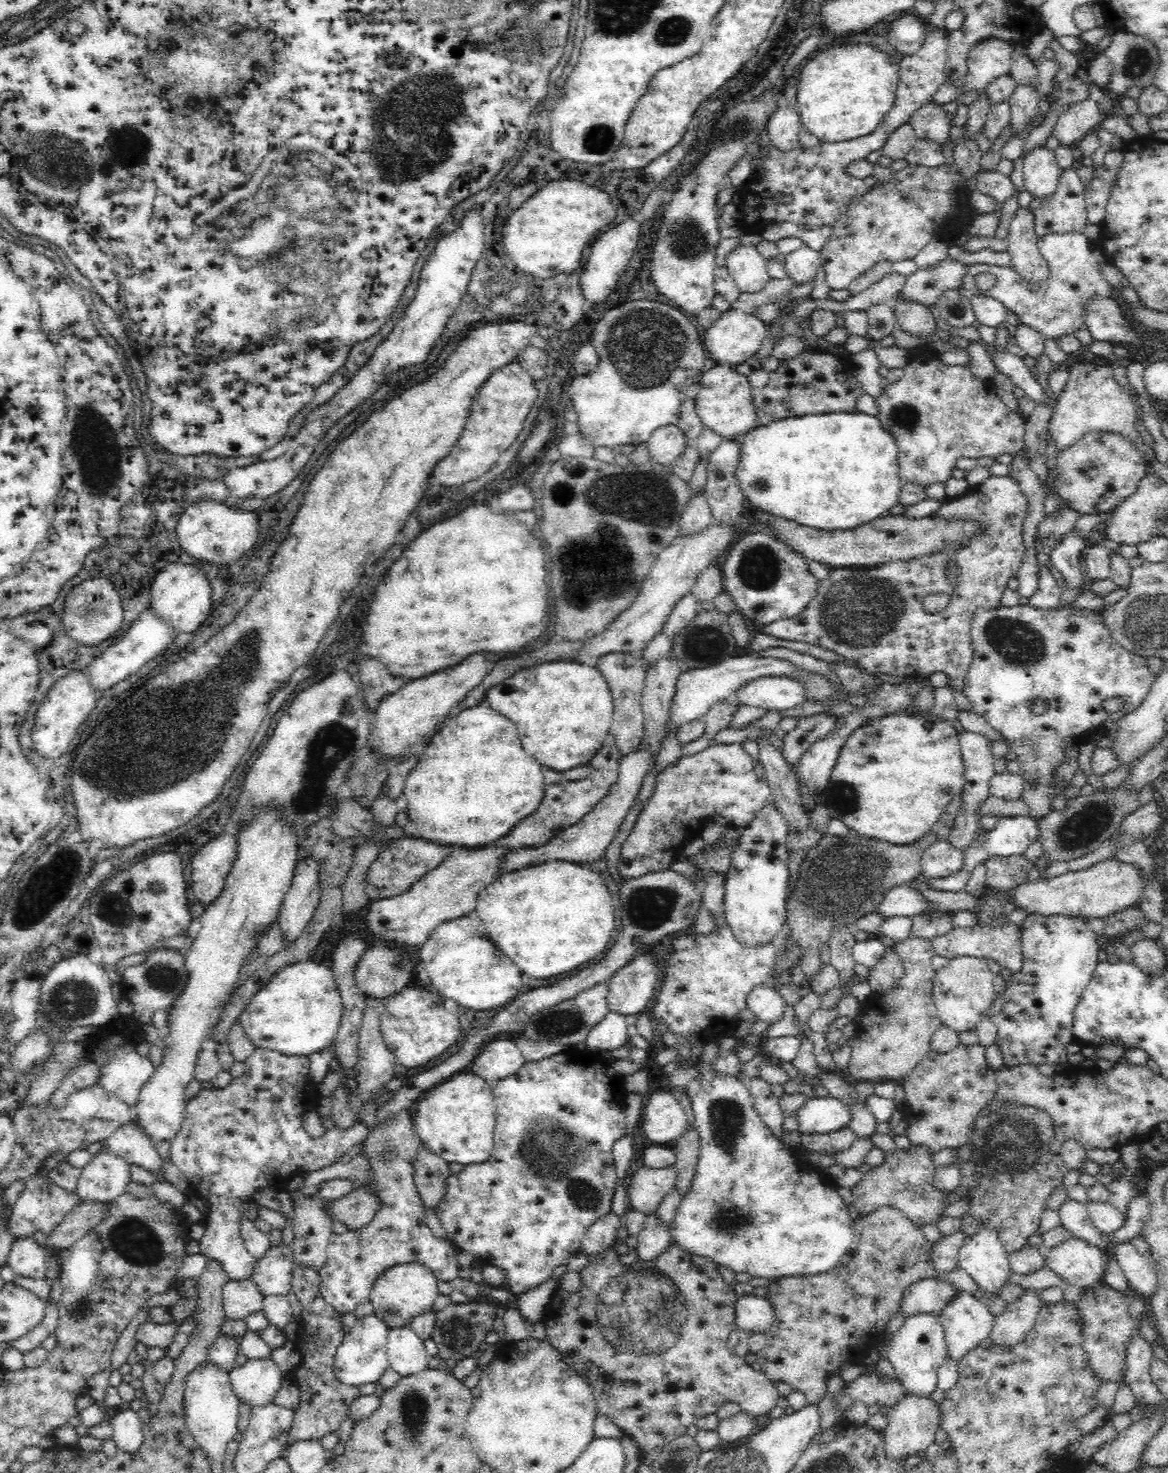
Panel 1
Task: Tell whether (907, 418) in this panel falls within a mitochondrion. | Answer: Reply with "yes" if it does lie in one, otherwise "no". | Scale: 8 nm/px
yes

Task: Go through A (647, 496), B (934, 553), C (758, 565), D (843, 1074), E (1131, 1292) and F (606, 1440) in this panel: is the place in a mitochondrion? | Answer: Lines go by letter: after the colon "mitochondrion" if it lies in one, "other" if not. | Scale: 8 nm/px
A: mitochondrion
B: other
C: mitochondrion
D: other
E: other
F: other

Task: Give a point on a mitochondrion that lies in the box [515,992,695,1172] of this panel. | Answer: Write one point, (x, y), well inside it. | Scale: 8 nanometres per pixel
(562, 1023)

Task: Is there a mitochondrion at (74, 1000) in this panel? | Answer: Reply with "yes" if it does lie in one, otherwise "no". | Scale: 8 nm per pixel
yes

